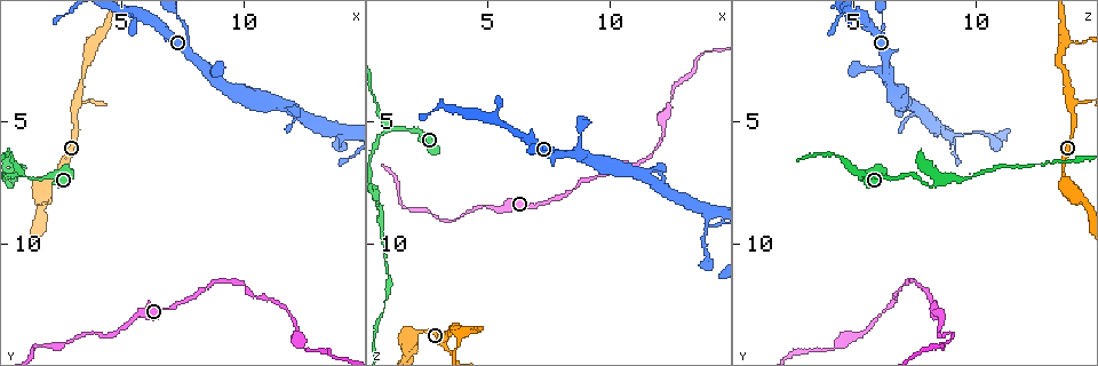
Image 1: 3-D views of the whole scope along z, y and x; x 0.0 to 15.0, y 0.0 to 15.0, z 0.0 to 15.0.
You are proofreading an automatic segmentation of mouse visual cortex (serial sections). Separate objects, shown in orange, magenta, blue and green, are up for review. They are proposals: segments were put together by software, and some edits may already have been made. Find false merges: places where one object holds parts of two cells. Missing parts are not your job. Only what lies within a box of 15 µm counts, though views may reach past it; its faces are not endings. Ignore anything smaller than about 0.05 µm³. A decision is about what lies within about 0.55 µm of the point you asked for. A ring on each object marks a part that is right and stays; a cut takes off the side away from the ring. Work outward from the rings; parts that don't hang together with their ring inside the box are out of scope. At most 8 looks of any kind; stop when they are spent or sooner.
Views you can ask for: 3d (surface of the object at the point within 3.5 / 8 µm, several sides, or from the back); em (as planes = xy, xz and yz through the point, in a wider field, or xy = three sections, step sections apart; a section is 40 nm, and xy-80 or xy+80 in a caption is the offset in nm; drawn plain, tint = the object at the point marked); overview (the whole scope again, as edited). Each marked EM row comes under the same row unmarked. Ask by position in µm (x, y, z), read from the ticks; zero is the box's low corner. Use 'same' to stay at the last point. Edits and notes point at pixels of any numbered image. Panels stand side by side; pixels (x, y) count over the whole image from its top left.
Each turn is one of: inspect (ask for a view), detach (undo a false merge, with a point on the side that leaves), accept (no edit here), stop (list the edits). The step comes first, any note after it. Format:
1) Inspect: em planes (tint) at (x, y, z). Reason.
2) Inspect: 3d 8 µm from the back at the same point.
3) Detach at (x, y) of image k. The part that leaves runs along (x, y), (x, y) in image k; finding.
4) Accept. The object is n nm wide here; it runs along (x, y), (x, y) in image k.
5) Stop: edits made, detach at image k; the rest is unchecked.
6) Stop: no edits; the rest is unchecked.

Inspect: 3d 3.5 µm at (2.0, 7.4, 13.6). Three-way junction.

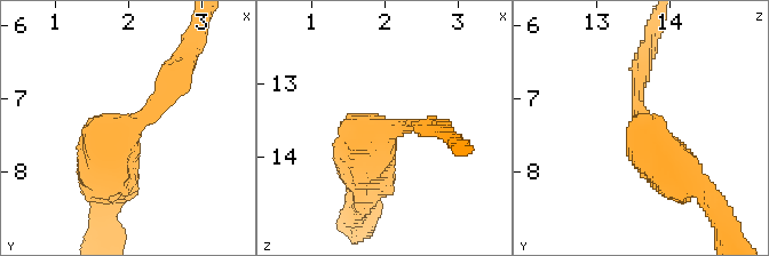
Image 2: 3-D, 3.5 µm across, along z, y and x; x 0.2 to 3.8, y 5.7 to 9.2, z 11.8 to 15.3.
Inspect: em xy step 2 (tint) at (2.00, 7.45, 13.65). 3 arms meet here; the arms are 150, 300, 400 nm wide.

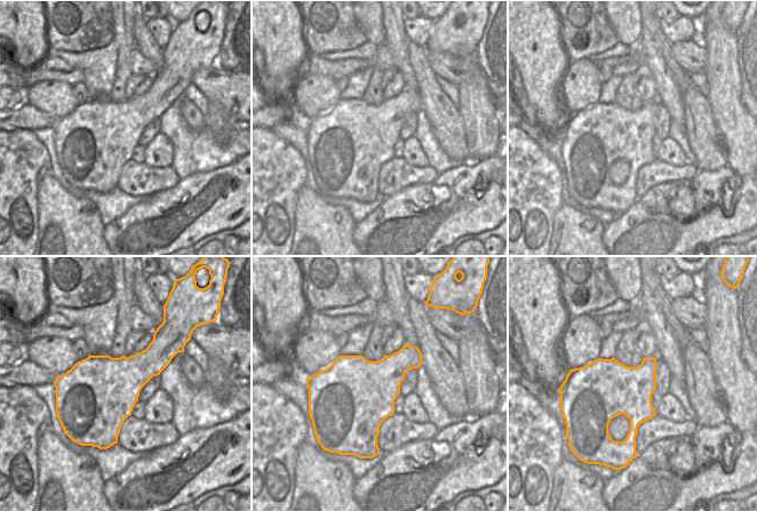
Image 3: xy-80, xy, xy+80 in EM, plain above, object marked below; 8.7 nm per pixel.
Inspect: em planes (tint) at the same point.

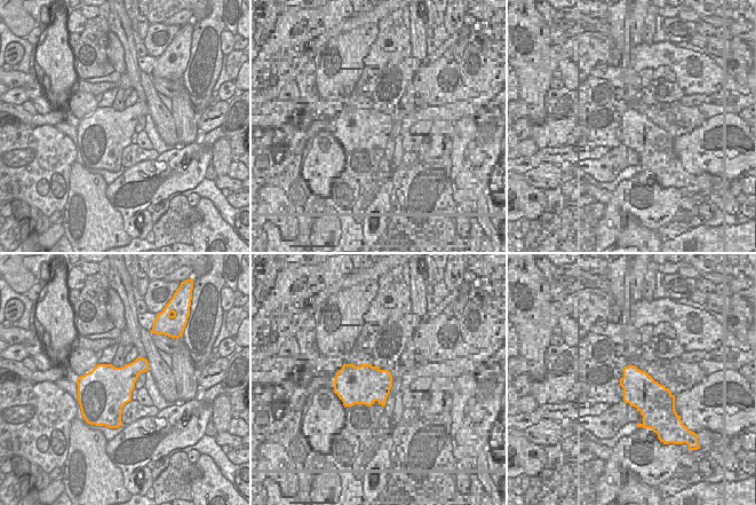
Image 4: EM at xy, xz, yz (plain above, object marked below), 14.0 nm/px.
Accept. It runs along (180, 76), (95, 146), (92, 182) in image 2; continuous, no second cell.

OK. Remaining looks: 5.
Inspect: 3d 8 µm at (3.1, 4.2, 13.9). Sharp bend.

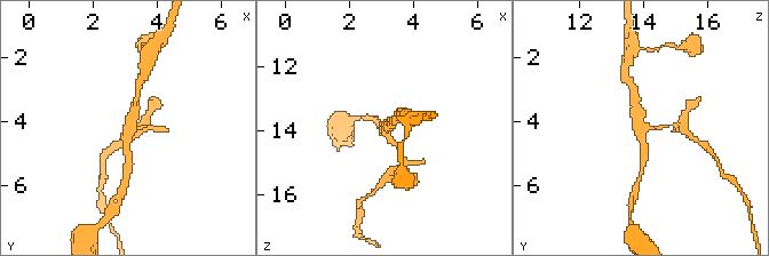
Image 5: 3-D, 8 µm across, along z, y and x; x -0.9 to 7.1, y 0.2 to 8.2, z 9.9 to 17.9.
Inspect: 3d 3.5 µm at (3.1, 4.2, 13.9). Zoom in.

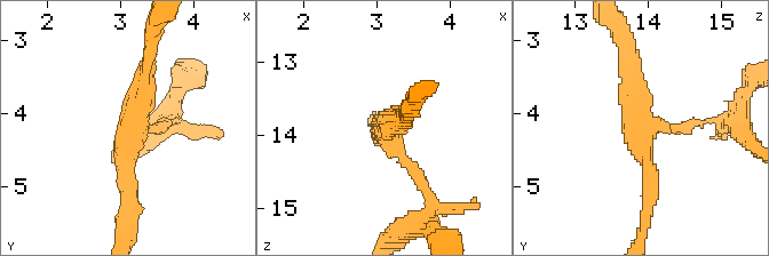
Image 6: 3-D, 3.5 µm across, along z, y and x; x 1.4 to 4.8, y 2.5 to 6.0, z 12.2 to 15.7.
Inspect: em xy step 2 (tint) at (3.15, 4.20, 13.90). 3 arms meet here; the arms are 150, 200, 200 nm wide.

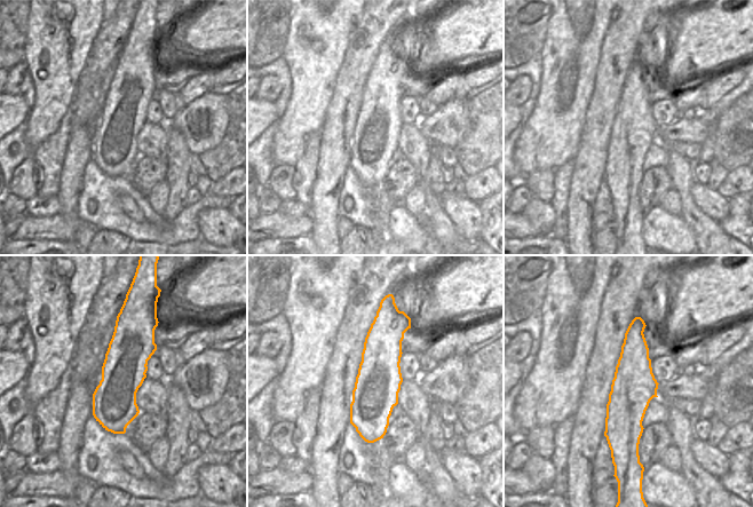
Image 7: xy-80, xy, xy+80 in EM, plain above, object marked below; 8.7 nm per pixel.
Detach at (696, 122) of image 6. The part that leaves runs along (664, 128), (716, 120), (720, 132) in image 6; a second cell is stuck on.

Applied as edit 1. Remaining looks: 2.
Inspect: overview.

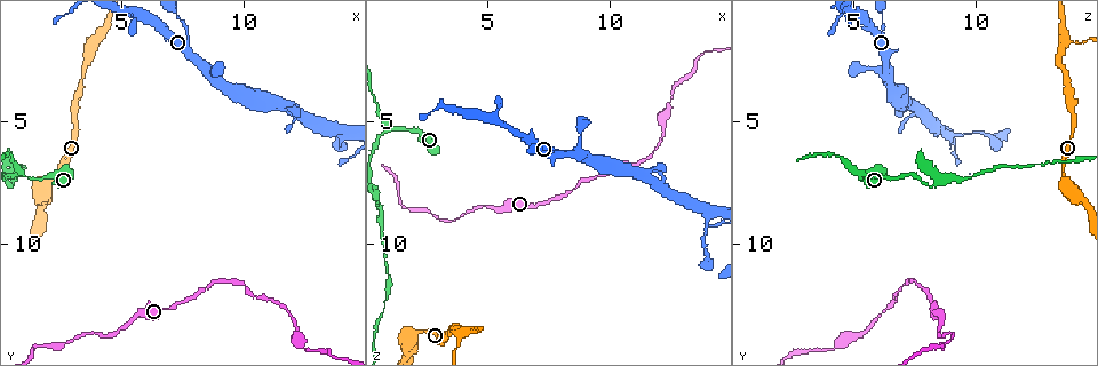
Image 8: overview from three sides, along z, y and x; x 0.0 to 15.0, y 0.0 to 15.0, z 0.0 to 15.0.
Inspect: 3d 3.5 µm at (11.5, 4.2, 7.2). A narrow waist.

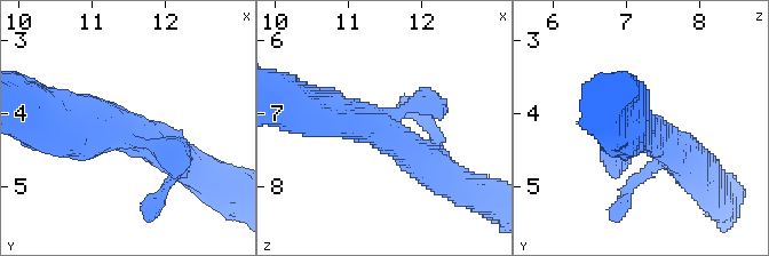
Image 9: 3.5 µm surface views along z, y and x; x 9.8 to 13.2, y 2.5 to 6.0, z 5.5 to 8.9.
Accept. 3 arms meet here; it runs along (307, 109), (363, 120), (436, 170) in image 9; continuous, no second cell.

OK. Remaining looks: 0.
Stop: edits made, detach at image 6; the rest is unchecked.

